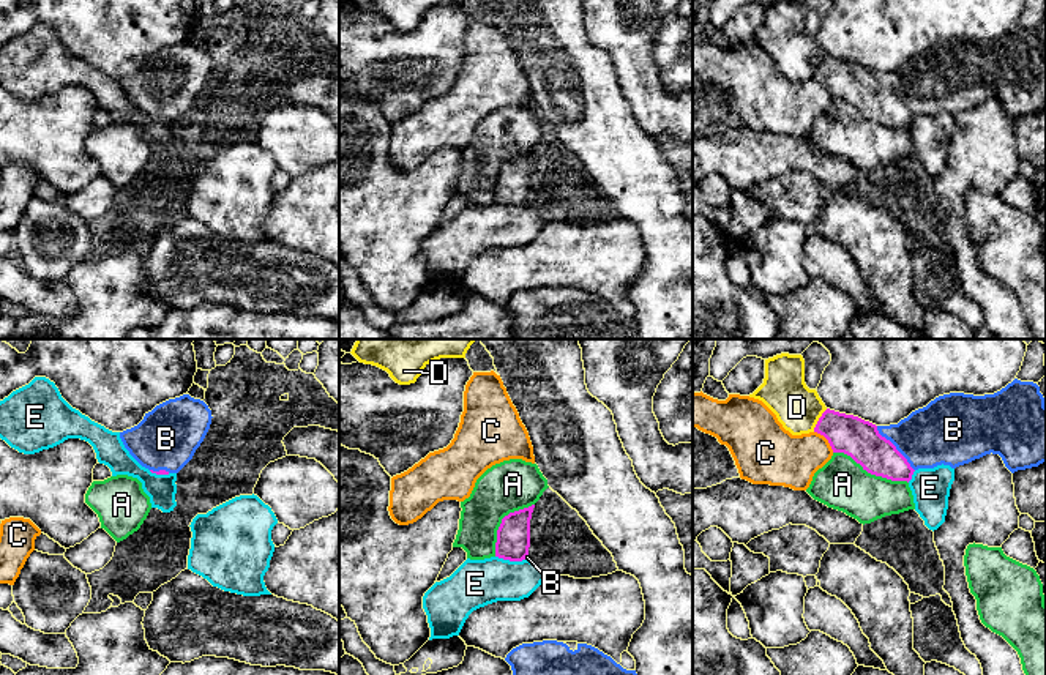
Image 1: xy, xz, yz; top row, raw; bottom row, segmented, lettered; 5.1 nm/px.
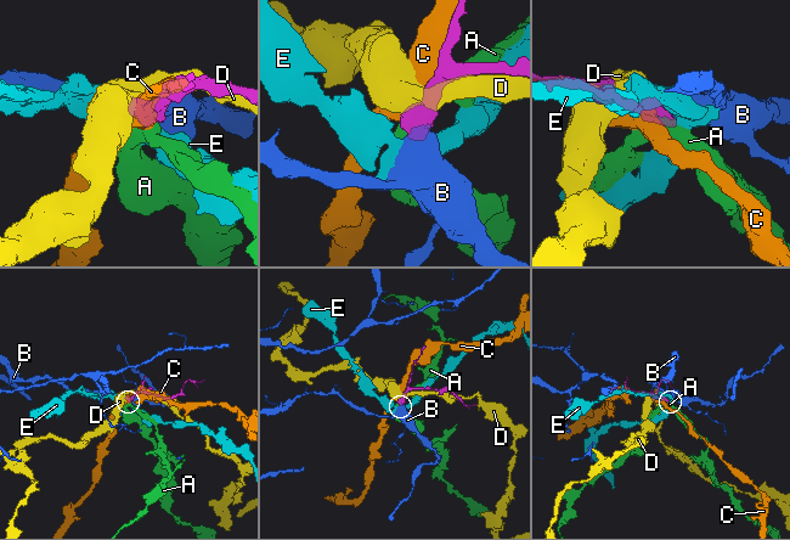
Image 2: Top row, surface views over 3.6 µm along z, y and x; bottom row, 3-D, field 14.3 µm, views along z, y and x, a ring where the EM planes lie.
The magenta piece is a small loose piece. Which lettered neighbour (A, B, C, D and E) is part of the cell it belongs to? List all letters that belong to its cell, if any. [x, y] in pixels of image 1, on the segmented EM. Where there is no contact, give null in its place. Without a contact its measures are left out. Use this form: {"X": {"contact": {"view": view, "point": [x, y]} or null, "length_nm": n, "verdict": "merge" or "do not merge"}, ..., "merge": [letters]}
{"A": {"contact": {"view": "yz", "point": [871, 473]}, "length_nm": 420, "verdict": "do not merge"}, "B": {"contact": {"view": "yz", "point": [895, 448]}, "length_nm": 300, "verdict": "merge"}, "C": {"contact": {"view": "yz", "point": [827, 439]}, "length_nm": 150, "verdict": "do not merge"}, "D": {"contact": {"view": "yz", "point": [819, 420]}, "length_nm": 140, "verdict": "do not merge"}, "E": {"contact": {"view": "xz", "point": [510, 560]}, "length_nm": 150, "verdict": "do not merge"}, "merge": ["B"]}

